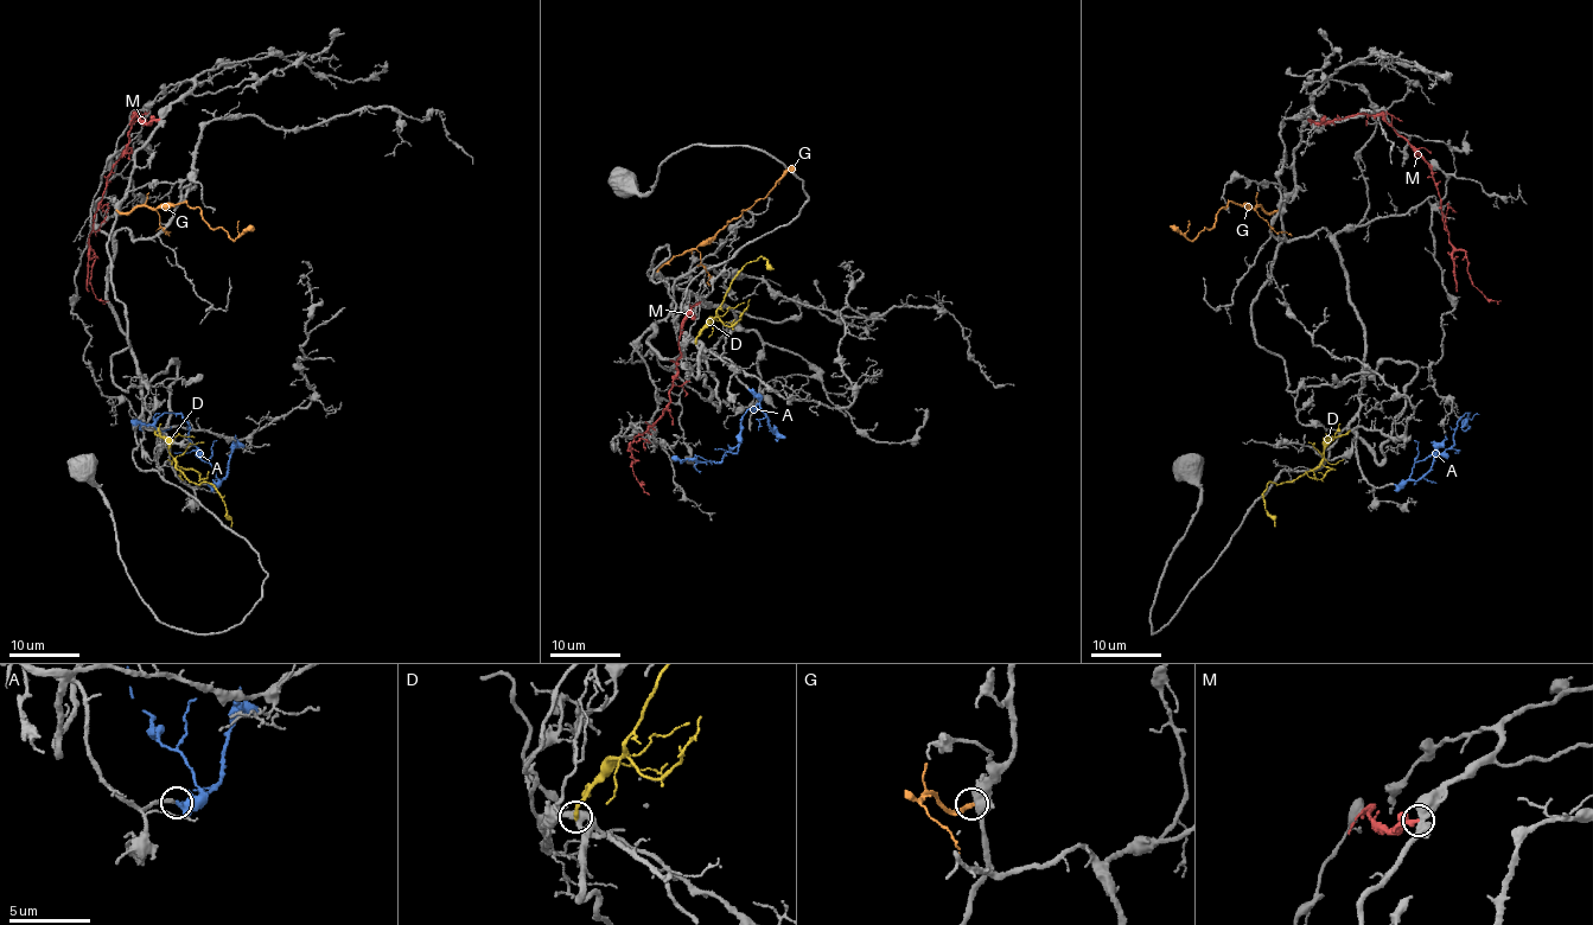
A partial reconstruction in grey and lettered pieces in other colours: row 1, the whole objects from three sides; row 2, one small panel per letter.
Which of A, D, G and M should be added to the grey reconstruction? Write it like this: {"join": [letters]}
{"join": ["A"]}

